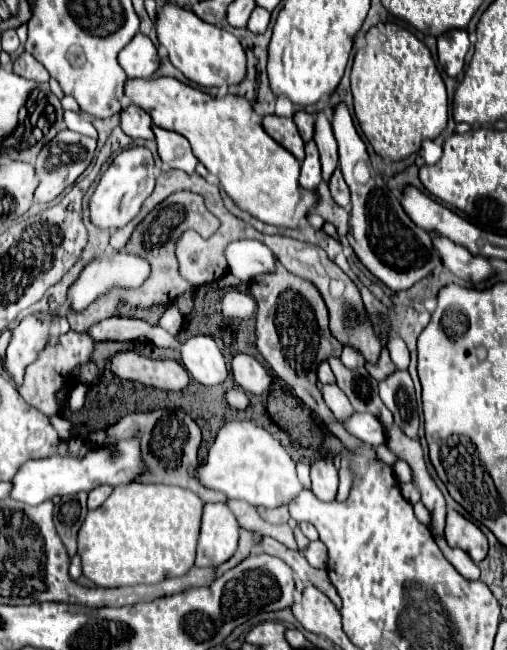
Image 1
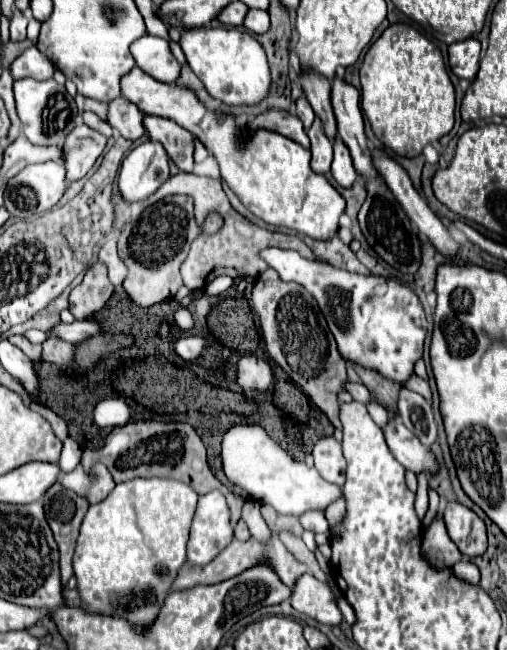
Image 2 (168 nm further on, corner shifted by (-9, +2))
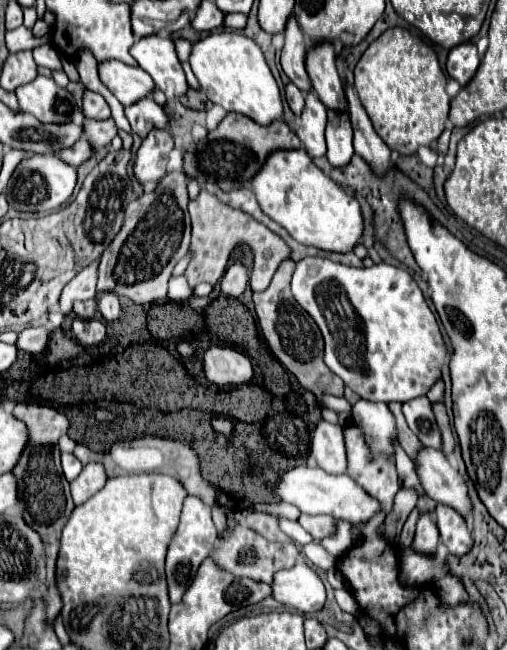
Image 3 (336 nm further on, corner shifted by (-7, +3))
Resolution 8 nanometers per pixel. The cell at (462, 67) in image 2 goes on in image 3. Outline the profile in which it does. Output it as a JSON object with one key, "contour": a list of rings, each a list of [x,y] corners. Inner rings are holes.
{"contour":[[[473,43],[455,45],[449,51],[445,69],[453,79],[457,79],[461,83],[461,87],[471,81],[477,67],[479,67],[479,53],[477,53],[477,47]]]}

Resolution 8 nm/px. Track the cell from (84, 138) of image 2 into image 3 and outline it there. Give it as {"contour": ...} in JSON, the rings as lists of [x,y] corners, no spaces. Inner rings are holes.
{"contour":[[[83,119],[83,135],[87,137],[87,141],[91,141],[91,145],[95,145],[95,151],[109,145],[111,139],[117,135],[117,127],[113,123],[113,119],[109,121],[91,121],[91,119]]]}

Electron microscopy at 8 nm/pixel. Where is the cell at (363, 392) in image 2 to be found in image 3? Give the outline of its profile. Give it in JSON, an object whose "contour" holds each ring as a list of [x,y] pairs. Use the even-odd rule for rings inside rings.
{"contour":[[[359,399],[353,405],[353,421],[363,429],[369,447],[375,453],[393,455],[391,437],[397,435],[395,419],[385,403]]]}

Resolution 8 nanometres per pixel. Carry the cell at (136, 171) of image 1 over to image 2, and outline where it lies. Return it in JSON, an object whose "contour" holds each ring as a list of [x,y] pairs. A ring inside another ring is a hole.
{"contour":[[[147,140],[123,160],[119,190],[127,202],[143,200],[169,178],[169,156],[161,142]]]}

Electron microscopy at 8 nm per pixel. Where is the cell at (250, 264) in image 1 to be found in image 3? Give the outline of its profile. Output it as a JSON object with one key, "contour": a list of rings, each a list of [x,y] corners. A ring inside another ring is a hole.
{"contour":[[[305,257],[297,261],[297,269],[291,279],[291,291],[297,303],[315,319],[325,339],[325,363],[349,385],[359,397],[369,401],[399,401],[405,403],[419,395],[441,377],[441,363],[445,361],[445,343],[439,333],[435,315],[431,313],[415,279],[393,265],[373,267],[347,267],[323,257]]]}

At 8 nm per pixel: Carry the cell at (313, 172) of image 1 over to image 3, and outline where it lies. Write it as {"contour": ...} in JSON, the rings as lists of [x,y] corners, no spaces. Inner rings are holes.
{"contour":[[[307,93],[305,109],[301,113],[301,127],[297,129],[299,139],[303,141],[307,153],[317,159],[325,157],[325,123],[327,123],[327,109],[315,97],[315,93]]]}

